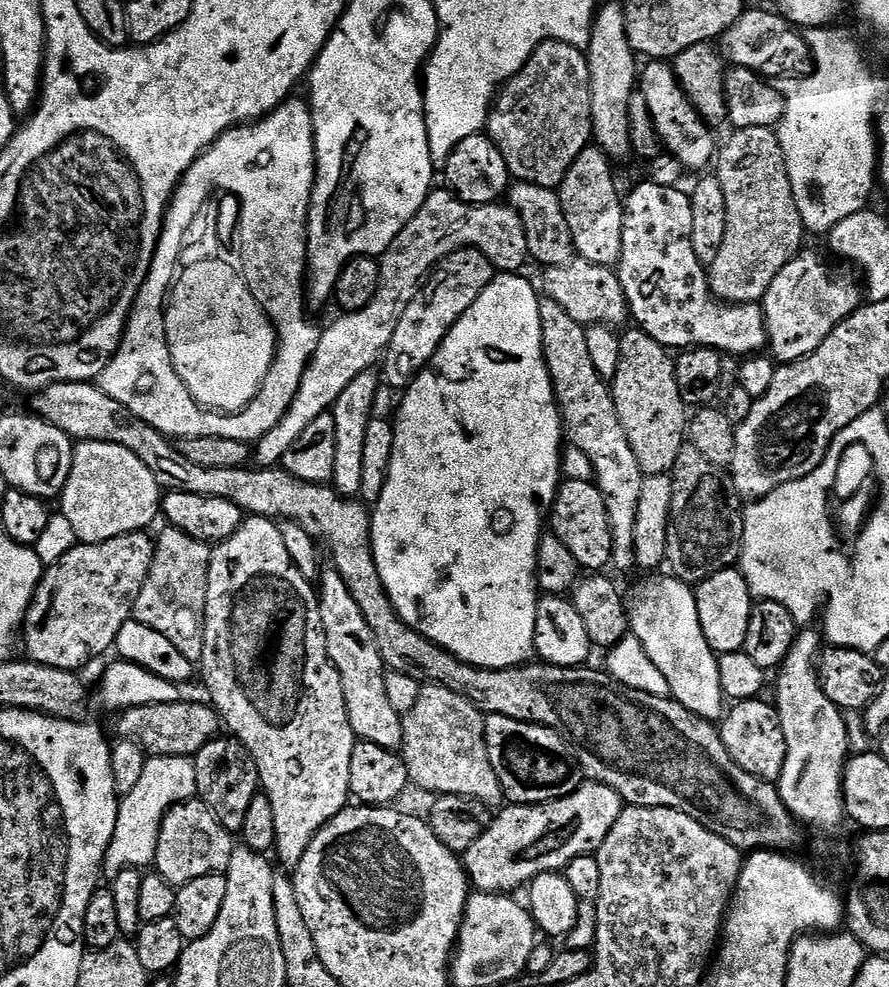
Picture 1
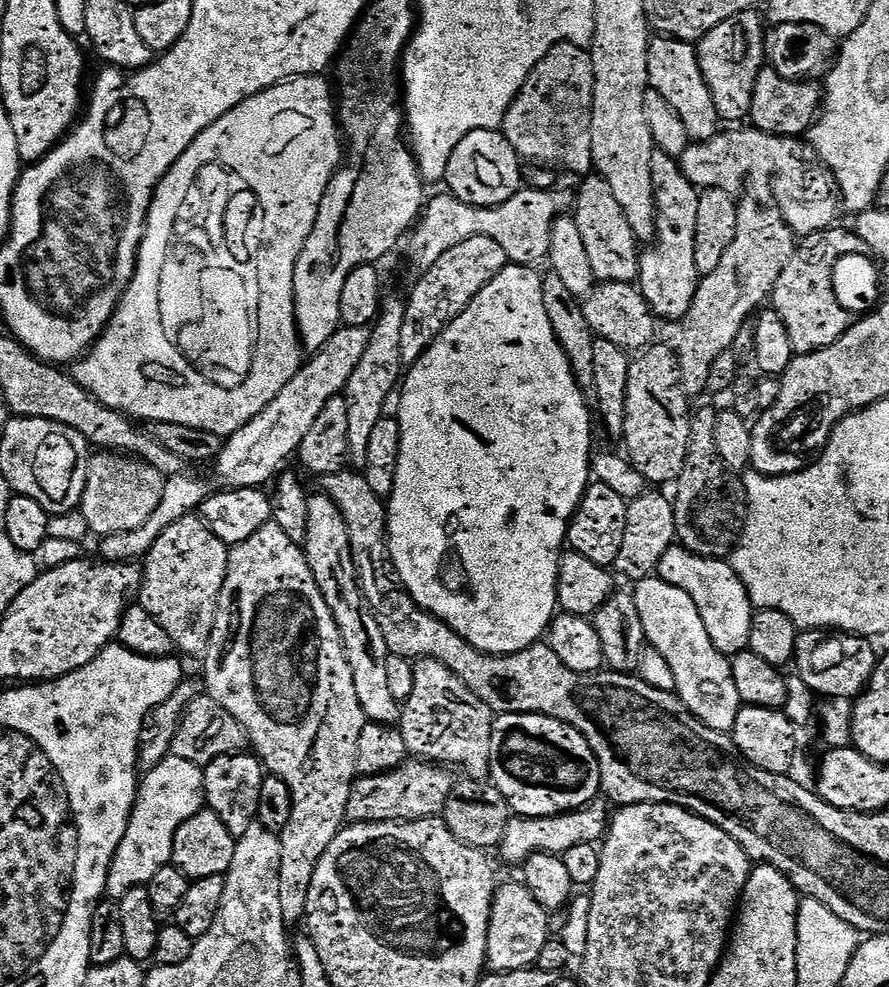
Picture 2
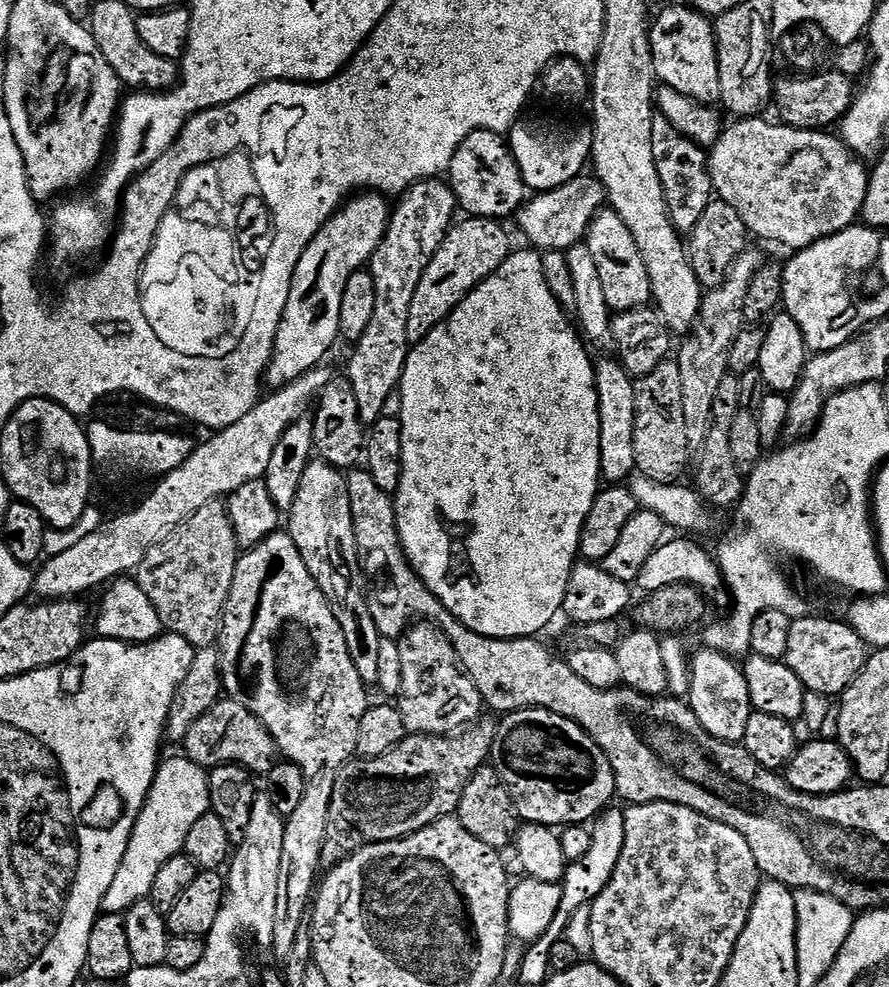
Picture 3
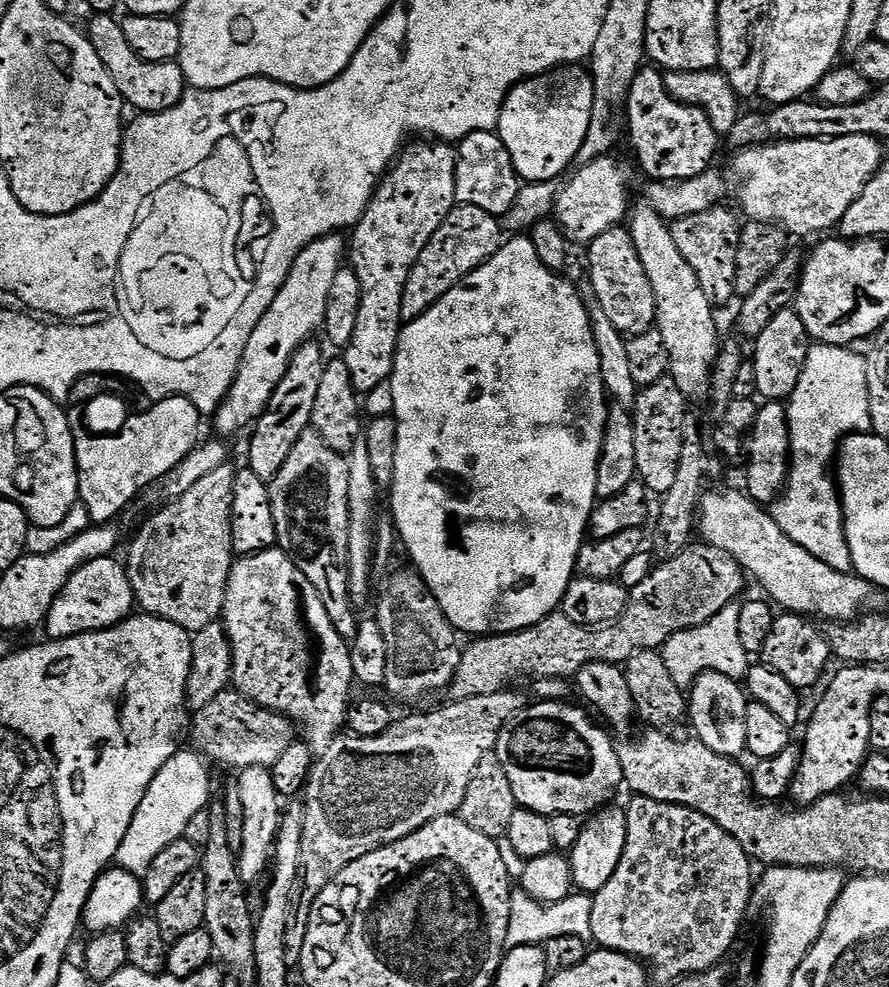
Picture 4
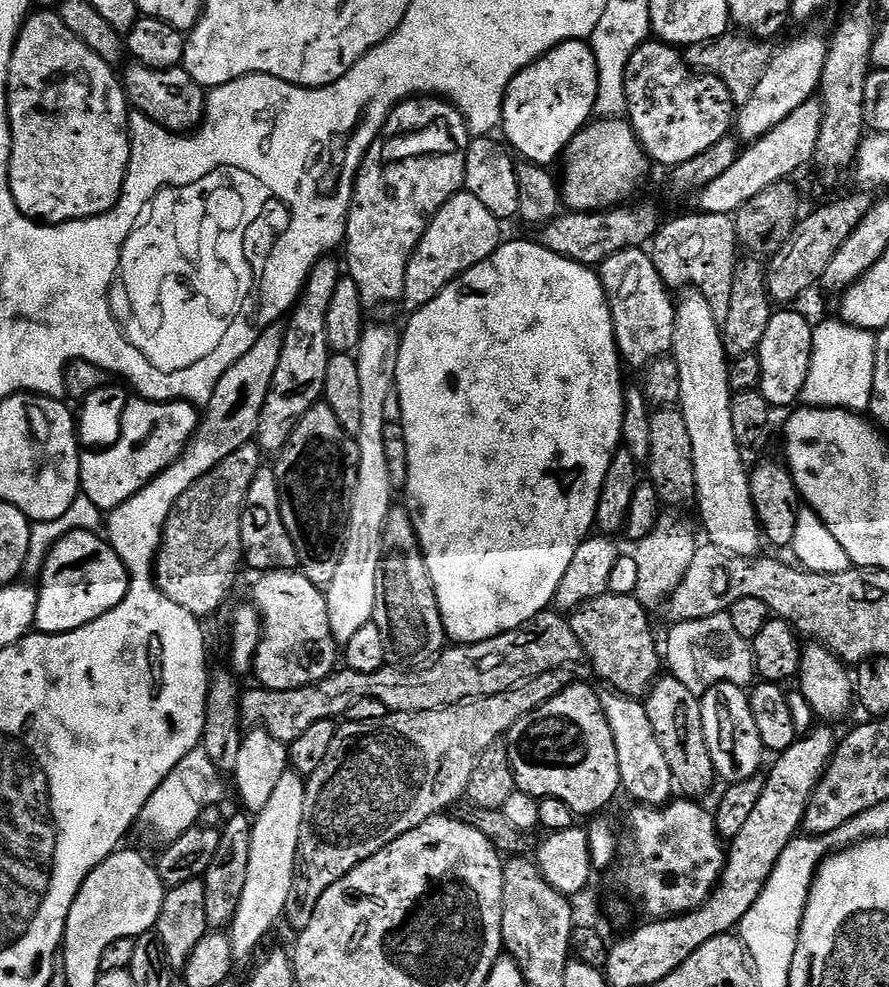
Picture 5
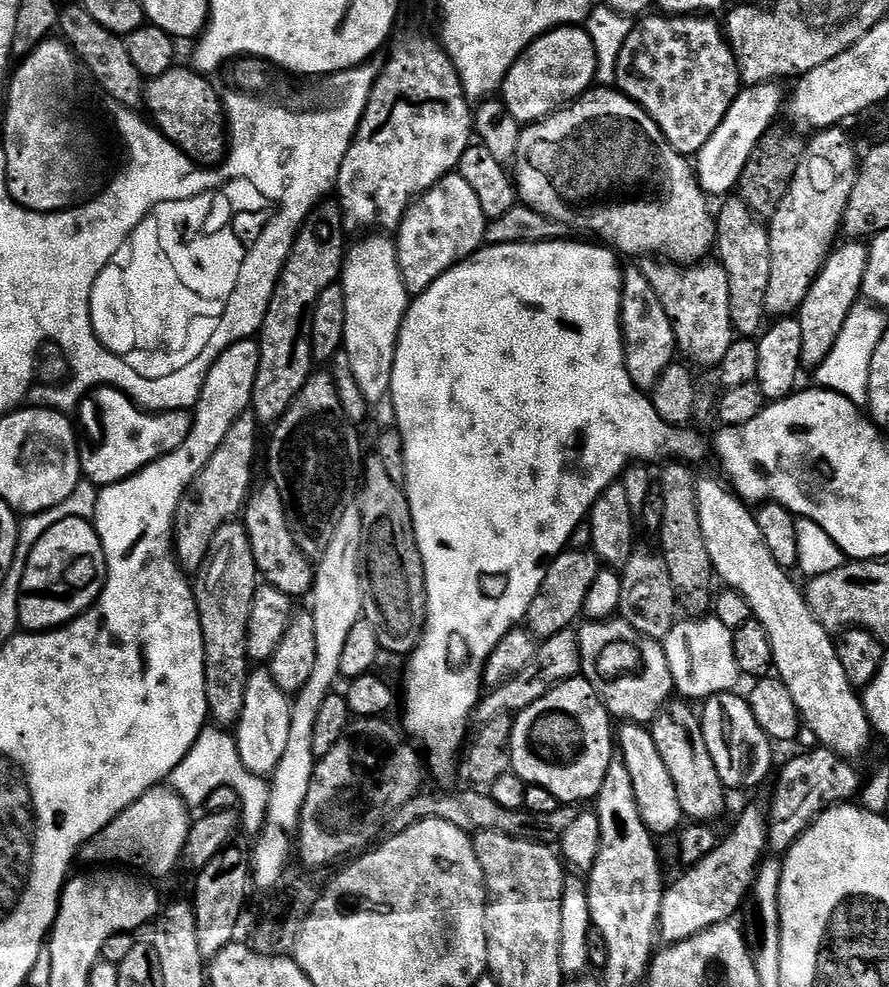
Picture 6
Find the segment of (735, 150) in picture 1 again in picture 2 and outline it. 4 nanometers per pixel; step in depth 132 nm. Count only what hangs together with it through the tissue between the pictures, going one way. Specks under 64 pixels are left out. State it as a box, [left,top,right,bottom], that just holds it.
[674,200,798,397]

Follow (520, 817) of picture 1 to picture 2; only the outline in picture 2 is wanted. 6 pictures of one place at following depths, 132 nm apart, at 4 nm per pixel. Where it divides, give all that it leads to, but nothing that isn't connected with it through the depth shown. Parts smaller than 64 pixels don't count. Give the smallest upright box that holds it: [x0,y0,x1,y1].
[498,798,610,865]

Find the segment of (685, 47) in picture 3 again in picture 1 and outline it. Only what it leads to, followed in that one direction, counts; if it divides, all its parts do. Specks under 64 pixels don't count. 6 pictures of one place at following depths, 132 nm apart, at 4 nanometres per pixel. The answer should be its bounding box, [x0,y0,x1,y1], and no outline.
[638,60,718,170]

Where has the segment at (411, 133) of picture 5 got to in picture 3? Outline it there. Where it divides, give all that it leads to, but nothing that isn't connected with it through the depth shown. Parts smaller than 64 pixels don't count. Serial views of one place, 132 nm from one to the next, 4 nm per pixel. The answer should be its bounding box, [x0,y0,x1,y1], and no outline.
[346,179,458,426]

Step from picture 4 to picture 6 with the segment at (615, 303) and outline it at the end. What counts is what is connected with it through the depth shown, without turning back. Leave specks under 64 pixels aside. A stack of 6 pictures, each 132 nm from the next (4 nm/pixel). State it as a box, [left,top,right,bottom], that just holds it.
[620,267,677,390]

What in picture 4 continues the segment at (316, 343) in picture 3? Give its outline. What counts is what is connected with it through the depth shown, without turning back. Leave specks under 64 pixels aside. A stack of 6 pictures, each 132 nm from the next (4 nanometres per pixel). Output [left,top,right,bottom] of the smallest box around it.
[214,234,346,436]

